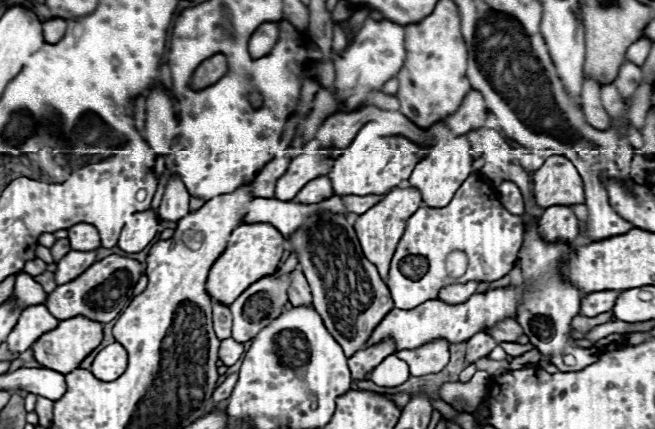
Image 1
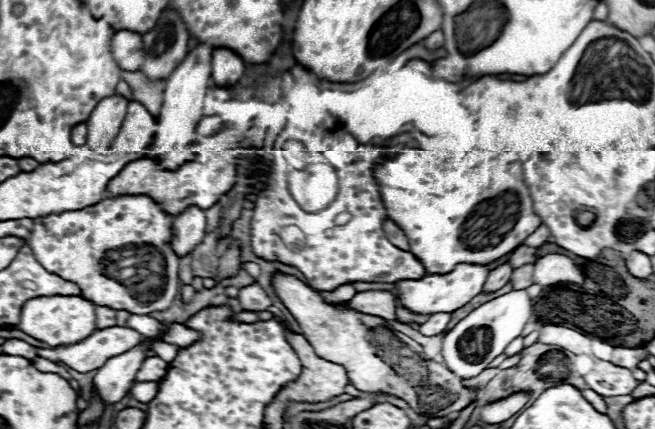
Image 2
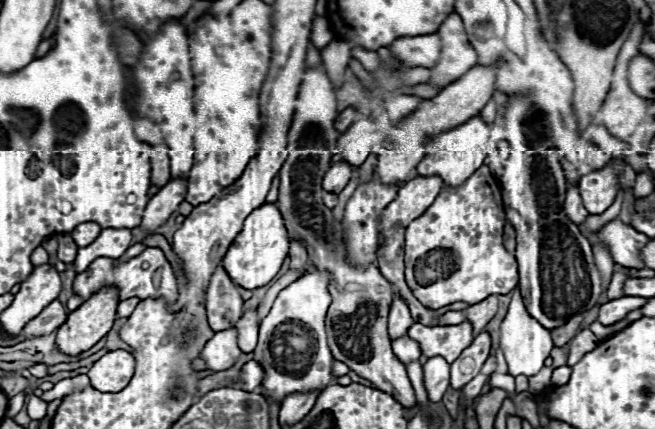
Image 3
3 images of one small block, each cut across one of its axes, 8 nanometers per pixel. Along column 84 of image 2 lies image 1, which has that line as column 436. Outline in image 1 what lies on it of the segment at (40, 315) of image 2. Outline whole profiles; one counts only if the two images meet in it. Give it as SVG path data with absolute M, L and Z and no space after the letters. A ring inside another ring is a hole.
M498 288L498 290L488 290L484 294L474 294L464 304L446 304L442 300L426 300L412 310L394 308L378 324L372 338L368 340L368 346L378 344L386 338L392 338L396 342L396 350L418 348L436 338L446 338L452 344L466 342L470 336L474 336L474 332L486 330L494 326L496 322L500 322L502 318L514 316L516 306L520 304L520 298L522 298L522 288Z

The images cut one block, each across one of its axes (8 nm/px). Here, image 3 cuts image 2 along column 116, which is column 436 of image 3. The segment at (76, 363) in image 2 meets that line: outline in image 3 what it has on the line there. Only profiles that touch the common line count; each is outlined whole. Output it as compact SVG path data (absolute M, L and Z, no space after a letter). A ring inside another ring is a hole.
M468 320L454 326L424 326L416 322L410 326L408 334L420 342L424 356L444 356L448 362L454 362L462 348L468 348L470 340L474 340L472 324Z

